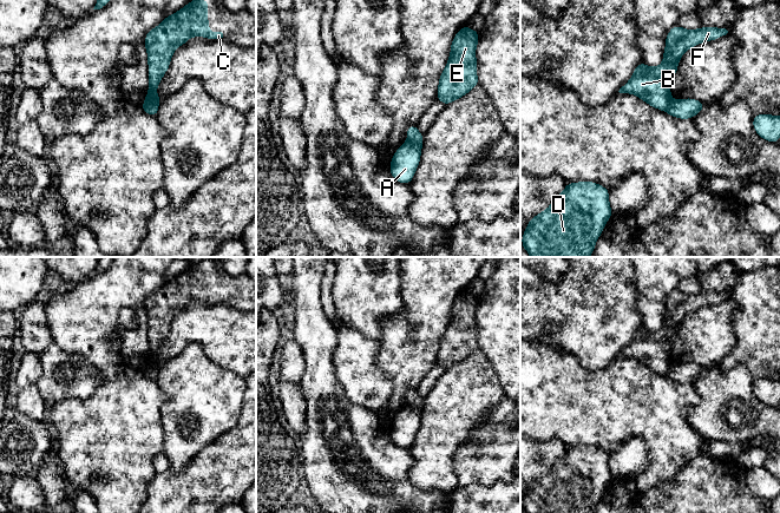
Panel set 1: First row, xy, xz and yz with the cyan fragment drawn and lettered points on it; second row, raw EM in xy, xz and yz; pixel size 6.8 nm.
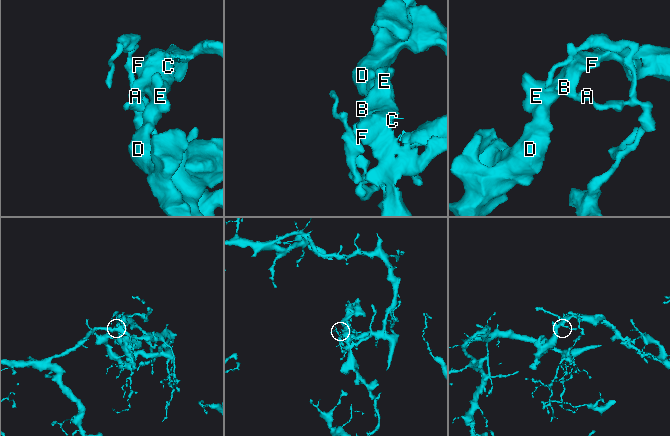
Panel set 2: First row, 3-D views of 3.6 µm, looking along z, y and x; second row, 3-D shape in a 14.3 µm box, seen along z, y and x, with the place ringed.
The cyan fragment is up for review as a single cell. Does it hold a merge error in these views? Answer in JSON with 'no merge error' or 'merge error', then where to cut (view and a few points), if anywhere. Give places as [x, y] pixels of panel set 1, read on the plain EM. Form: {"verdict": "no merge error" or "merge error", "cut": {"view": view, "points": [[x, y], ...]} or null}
{"verdict": "merge error", "cut": {"view": "xz", "points": [[407, 403], [421, 406]]}}

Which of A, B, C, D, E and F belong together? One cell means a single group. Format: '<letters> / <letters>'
A / B C D E F

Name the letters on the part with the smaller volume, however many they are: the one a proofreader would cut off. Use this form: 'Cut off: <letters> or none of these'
Cut off: B, C, D, E, F

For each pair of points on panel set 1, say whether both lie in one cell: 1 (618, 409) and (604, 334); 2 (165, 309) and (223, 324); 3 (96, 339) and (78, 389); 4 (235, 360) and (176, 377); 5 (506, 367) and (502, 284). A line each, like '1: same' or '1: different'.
1: different
2: different
3: different
4: different
5: same

